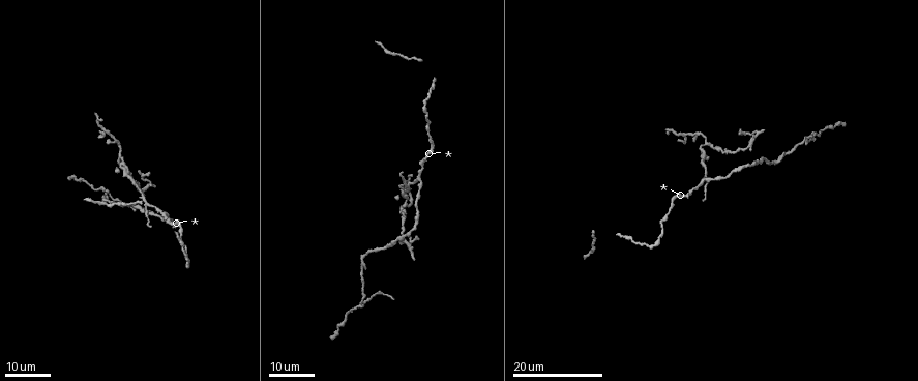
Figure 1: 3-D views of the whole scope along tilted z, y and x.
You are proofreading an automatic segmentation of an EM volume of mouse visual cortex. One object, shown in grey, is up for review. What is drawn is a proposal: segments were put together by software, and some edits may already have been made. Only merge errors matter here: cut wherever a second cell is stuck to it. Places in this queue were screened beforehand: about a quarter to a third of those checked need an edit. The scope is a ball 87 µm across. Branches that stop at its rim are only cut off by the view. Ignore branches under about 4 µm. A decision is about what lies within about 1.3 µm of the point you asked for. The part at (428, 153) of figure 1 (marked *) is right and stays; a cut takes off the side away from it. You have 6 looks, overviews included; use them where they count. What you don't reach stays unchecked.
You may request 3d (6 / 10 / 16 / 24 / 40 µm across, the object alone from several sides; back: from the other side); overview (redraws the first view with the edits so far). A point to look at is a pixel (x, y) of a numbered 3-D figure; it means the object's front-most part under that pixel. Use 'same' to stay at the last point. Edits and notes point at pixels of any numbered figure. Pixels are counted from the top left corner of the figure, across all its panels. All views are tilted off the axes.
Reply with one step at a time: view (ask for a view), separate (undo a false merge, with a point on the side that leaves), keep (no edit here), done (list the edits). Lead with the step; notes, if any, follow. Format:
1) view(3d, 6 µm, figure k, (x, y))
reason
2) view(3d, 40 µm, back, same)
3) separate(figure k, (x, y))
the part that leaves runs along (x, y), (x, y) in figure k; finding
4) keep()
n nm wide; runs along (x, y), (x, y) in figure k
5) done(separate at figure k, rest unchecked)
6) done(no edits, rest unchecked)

view(3d, 16 µm, figure 1, (407, 186))
small branch off a trunk

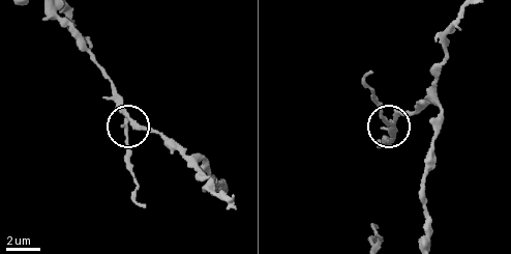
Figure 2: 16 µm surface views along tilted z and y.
view(3d, 6 µm, figure 2, (386, 124))
zoom in

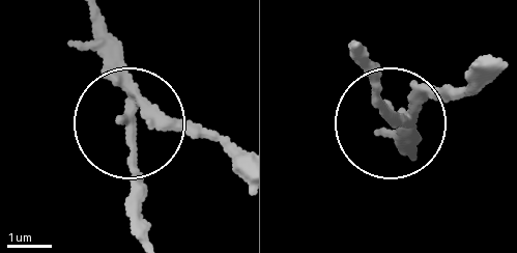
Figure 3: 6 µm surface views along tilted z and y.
separate(figure 3, (135, 169))
3 arms; the part that leaves runs along (128, 113), (135, 231) in figure 3; a second cell is stuck on

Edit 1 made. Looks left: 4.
view(3d, 24 µm, figure 1, (360, 307))
arms part here

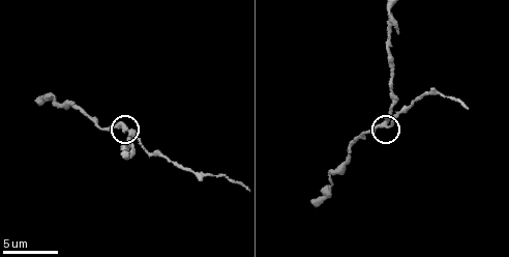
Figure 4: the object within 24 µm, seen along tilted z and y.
view(3d, 10 µm, figure 4, (385, 124))
zoom in

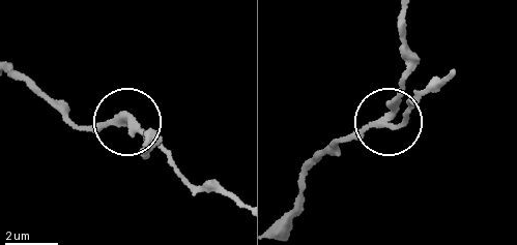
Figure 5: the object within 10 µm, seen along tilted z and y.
view(3d, 10 µm, back, figure 5, (122, 121))

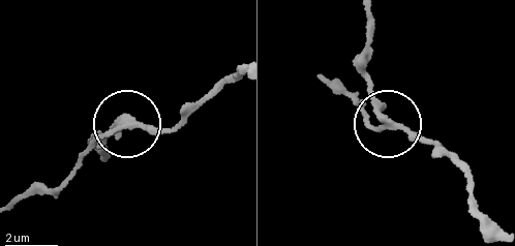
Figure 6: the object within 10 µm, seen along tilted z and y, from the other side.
separate(figure 6, (167, 129))
the part that leaves runs along (129, 125), (101, 139), (63, 181), (37, 185), (19, 197) in figure 6; two cells meet here

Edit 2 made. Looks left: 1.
view(3d, 10 µm, figure 4, (123, 147))
three arms meet

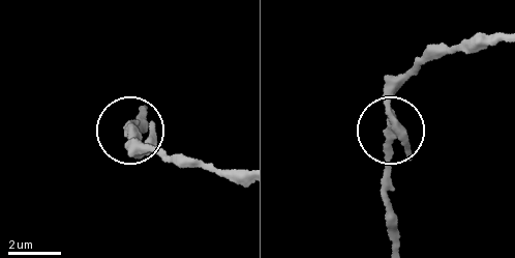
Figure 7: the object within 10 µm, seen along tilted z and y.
keep()
one cell here

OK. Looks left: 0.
done(separate at figure 3, separate at figure 6, rest unchecked)

